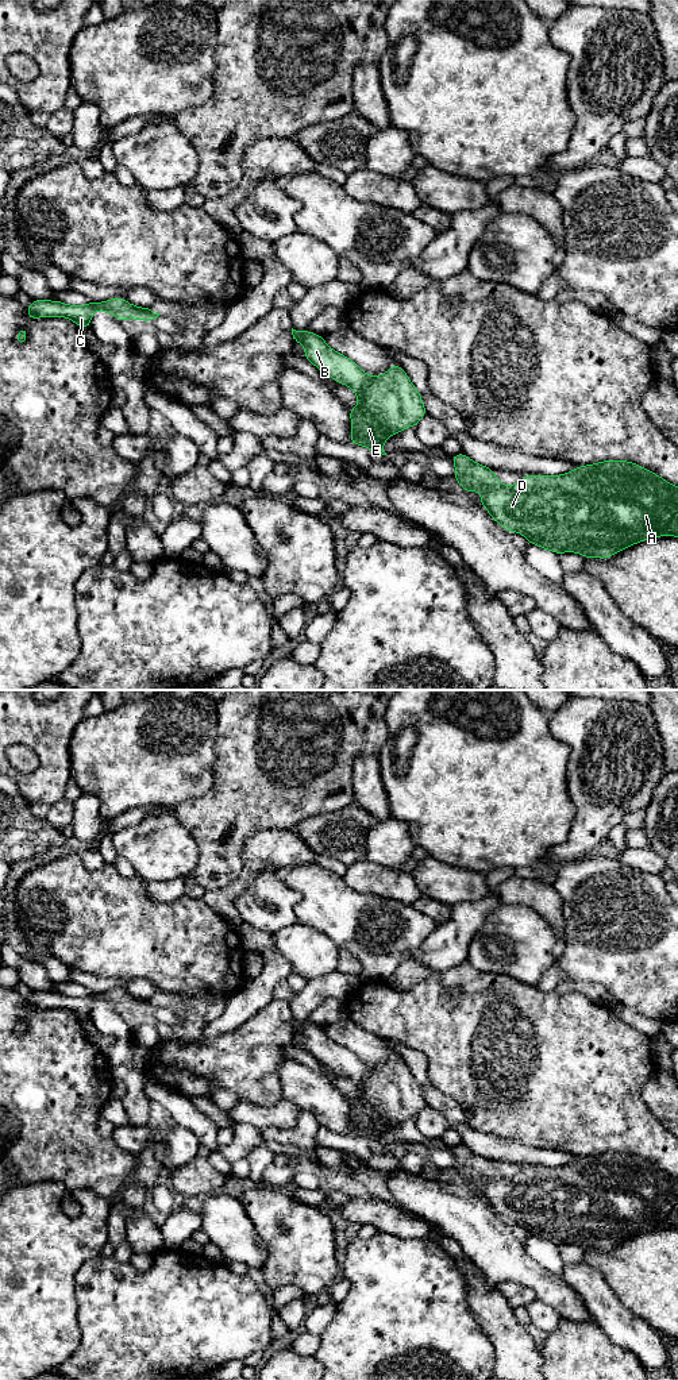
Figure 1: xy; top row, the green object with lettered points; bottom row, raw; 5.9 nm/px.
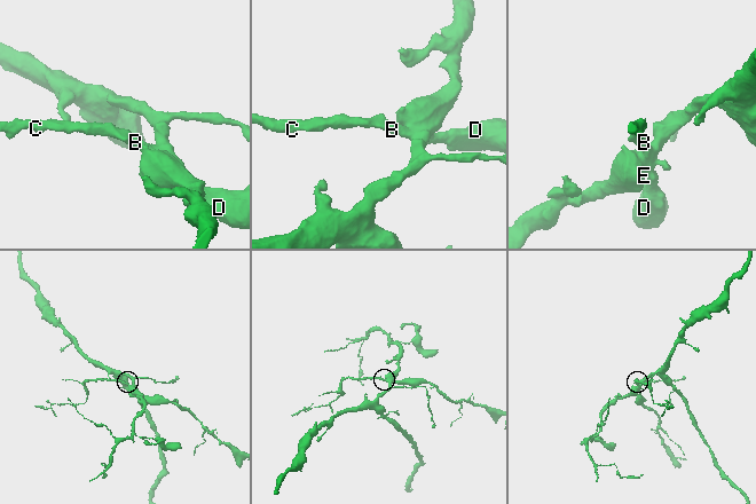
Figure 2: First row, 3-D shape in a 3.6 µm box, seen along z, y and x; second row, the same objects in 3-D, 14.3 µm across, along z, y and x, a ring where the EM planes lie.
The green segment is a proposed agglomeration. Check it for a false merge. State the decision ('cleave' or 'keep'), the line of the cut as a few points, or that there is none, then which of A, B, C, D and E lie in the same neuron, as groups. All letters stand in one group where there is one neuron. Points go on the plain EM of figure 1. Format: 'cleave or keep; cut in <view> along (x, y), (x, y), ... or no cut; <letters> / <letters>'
cleave; cut in xy along (373, 1068), (357, 1086); A B C D / E

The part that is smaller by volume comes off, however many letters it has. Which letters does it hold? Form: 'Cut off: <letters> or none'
Cut off: A, B, C, D

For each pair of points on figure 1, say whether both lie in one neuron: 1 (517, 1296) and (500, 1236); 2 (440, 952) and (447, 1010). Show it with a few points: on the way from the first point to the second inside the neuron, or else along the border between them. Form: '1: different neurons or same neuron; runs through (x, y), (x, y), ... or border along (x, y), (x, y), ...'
1: different neurons; border along (496, 1284), (516, 1282), (528, 1287), (536, 1298)
2: different neurons; border along (466, 959), (450, 968), (432, 972)

